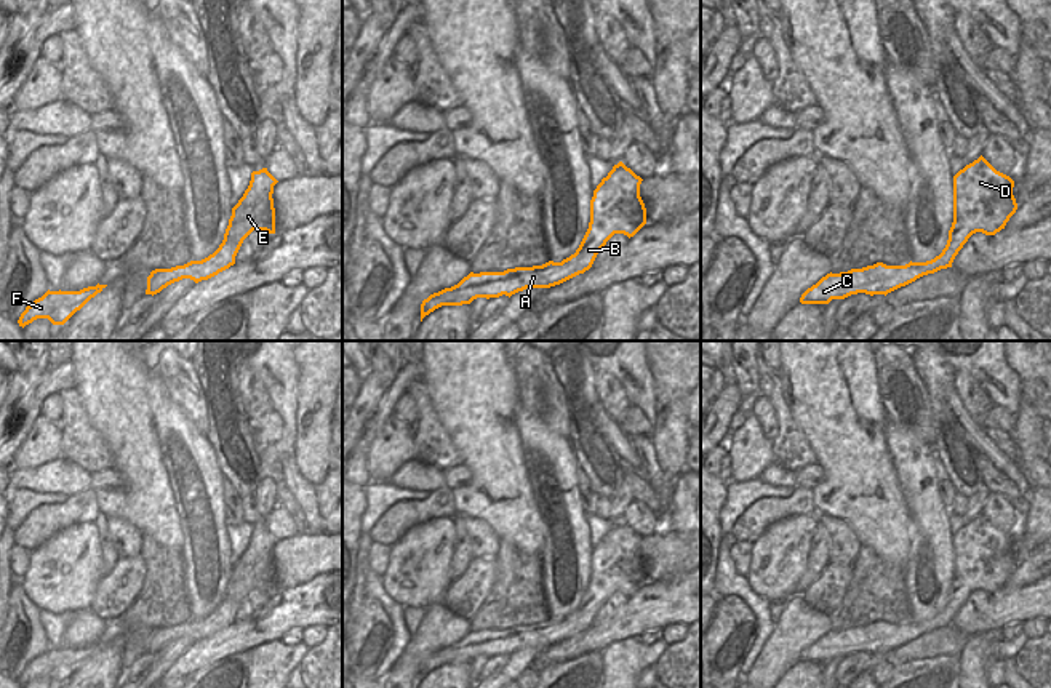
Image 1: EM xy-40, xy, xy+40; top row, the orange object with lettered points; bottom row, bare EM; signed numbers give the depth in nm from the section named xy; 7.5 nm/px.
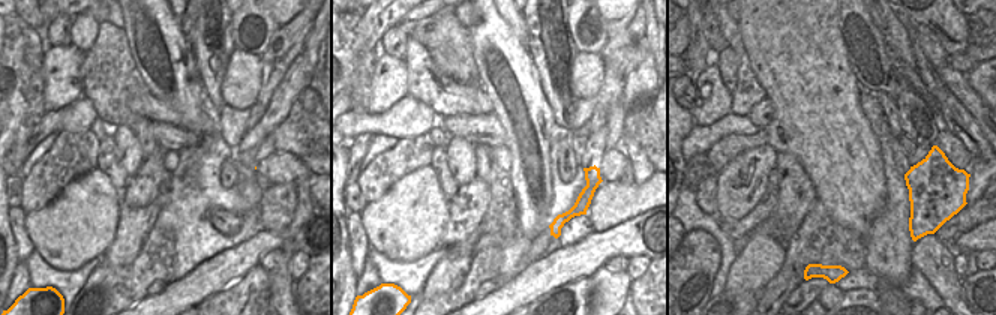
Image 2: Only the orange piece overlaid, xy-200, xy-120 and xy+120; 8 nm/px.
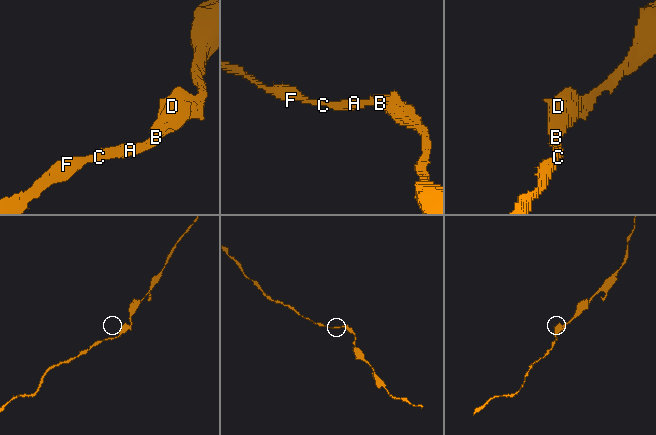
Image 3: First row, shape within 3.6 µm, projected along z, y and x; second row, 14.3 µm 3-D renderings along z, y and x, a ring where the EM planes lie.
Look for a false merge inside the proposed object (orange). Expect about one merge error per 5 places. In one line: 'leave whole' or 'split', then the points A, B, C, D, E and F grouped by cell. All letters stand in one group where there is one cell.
leave whole | A B C D E F

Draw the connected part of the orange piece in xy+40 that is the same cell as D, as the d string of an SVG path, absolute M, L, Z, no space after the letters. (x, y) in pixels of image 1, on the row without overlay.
M981 514L953 534L953 581L939 614L926 621L910 619L905 624L877 621L848 630L830 630L808 646L800 661L829 662L832 658L845 658L857 651L886 654L923 634L952 626L955 614L973 592L995 594L1005 587L1017 568L1013 546L1014 539Z

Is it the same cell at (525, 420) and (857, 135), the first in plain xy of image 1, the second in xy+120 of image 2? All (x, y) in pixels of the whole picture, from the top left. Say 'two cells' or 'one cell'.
two cells

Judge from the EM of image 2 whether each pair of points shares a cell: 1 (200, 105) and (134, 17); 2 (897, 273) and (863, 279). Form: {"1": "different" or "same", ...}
{"1": "same", "2": "different"}

